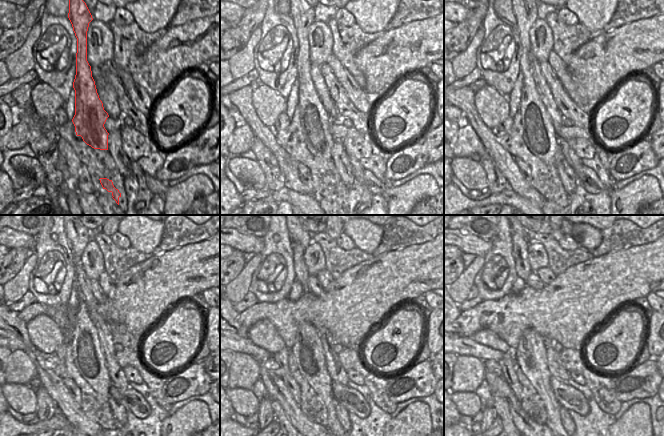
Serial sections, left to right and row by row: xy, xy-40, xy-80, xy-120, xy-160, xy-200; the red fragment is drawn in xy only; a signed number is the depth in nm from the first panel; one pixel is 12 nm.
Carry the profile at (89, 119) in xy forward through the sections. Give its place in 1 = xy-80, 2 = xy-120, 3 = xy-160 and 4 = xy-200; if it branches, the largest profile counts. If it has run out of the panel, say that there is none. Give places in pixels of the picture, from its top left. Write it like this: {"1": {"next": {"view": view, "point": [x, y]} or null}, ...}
{"1": {"next": {"view": "xy-80", "point": [539, 134]}}, "2": {"next": {"view": "xy-120", "point": [89, 359]}}, "3": {"next": {"view": "xy-160", "point": [308, 350]}}, "4": {"next": {"view": "xy-200", "point": [531, 355]}}}

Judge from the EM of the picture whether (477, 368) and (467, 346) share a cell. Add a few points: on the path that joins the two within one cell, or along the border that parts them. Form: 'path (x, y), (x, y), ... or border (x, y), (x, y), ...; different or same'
border (458, 355), (475, 356), (483, 362); different

